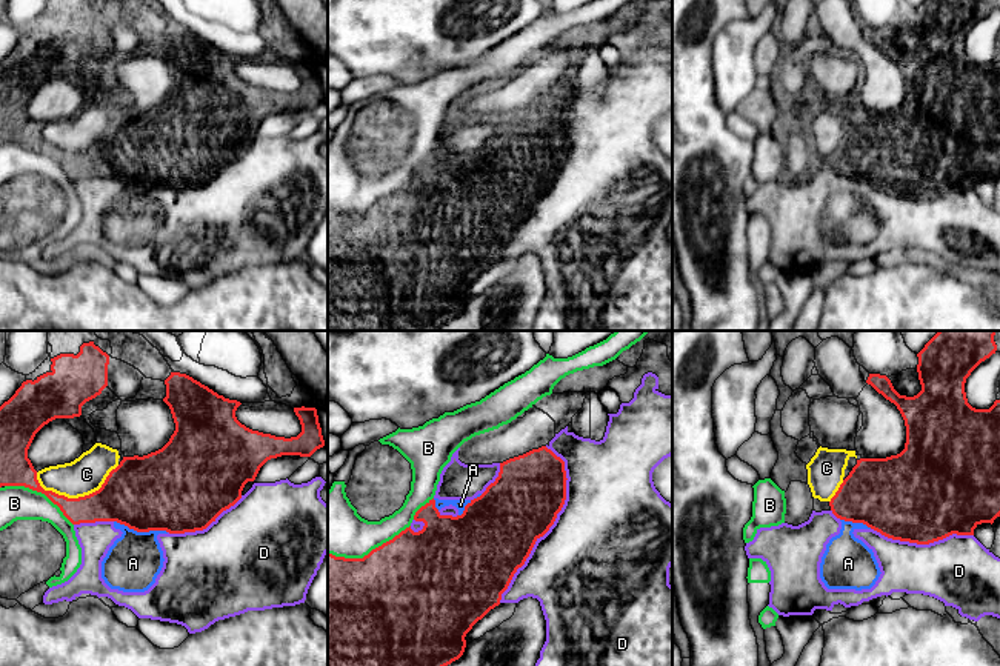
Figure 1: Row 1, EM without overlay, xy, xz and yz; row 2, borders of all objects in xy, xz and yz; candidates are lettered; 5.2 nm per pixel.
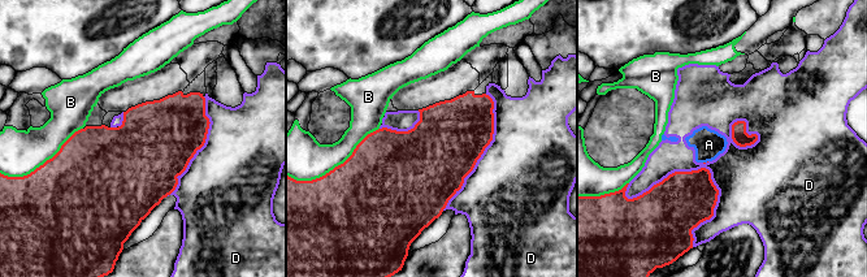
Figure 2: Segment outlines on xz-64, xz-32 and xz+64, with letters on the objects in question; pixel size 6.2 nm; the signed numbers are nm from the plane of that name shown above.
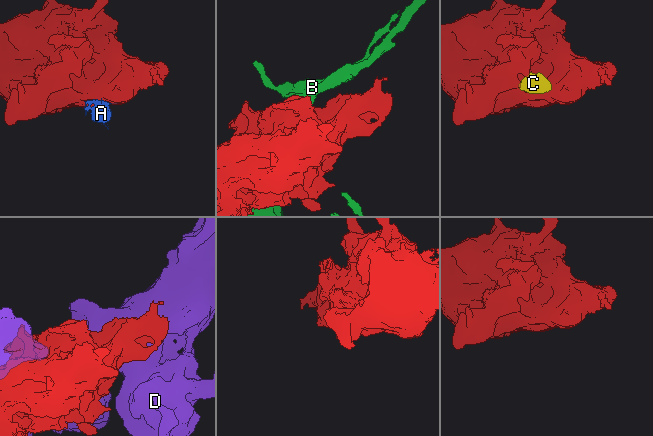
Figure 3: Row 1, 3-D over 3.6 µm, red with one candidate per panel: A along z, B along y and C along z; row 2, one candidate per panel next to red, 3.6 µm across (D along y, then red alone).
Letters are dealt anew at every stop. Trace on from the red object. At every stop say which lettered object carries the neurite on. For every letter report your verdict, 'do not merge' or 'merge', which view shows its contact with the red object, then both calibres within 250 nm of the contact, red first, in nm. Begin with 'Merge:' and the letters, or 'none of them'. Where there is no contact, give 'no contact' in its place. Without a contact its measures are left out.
Merge: none of them
A: do not merge; meets red in xy; 420 nm thick on the red side, 280 nm on the other
B: do not merge; meets red in xz; 500 nm thick on the red side, 300 nm on the other
C: do not merge; meets red in xy; 280 nm thick on the red side, 200 nm on the other
D: do not merge; meets red in xz; 380 nm thick on the red side, 500 nm on the other

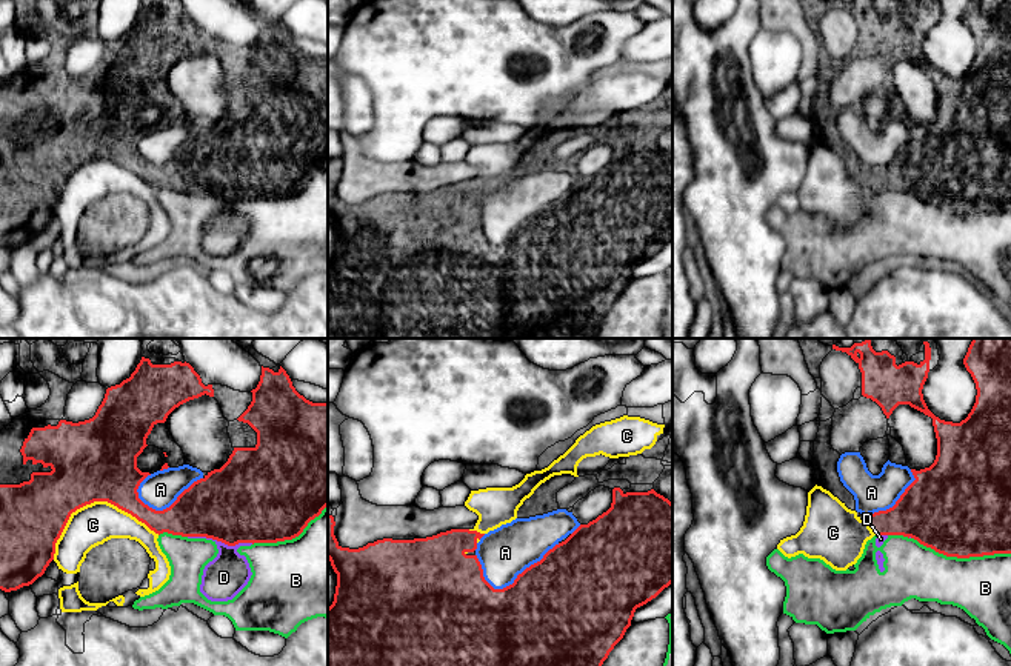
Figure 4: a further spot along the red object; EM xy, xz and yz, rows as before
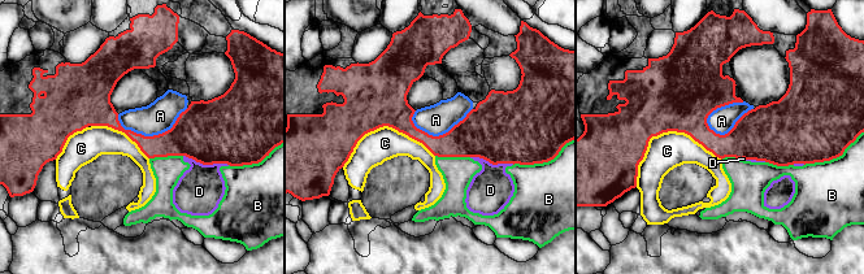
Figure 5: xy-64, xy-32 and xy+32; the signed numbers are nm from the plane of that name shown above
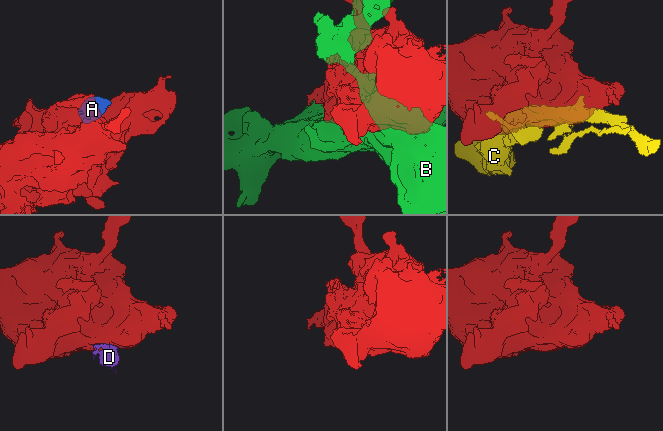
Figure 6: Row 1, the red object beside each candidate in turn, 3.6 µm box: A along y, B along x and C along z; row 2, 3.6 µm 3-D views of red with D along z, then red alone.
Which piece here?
Merge: none of them
A: do not merge; meets red in xz; 500 nm thick on the red side, 260 nm on the other
B: do not merge; meets red in yz; 500 nm thick on the red side, 300 nm on the other
C: do not merge; meets red in xy; 440 nm thick on the red side, 220 nm on the other
D: do not merge; meets red in xy; 440 nm thick on the red side, 220 nm on the other

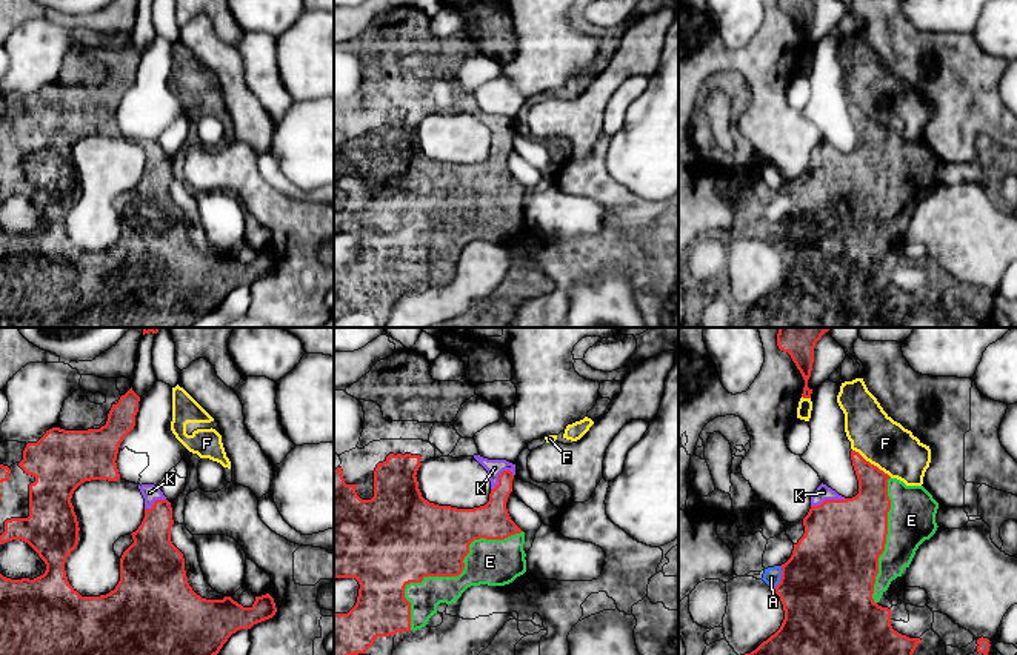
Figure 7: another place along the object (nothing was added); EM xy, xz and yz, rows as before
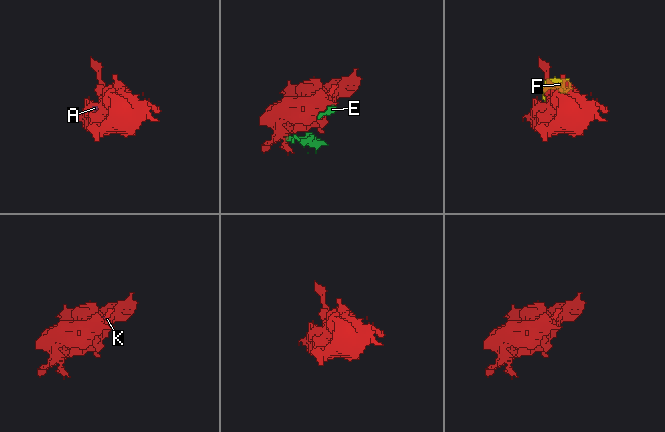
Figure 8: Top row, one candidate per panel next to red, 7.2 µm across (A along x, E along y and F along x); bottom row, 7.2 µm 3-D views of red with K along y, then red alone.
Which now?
Merge: A, K
A: merge; meets red in yz; 480 nm thick on the red side, 90 nm on the other
E: do not merge; meets red in xz; 400 nm thick on the red side, 240 nm on the other
F: do not merge; meets red in yz; 200 nm thick on the red side, 260 nm on the other
K: merge; meets red in yz; 420 nm thick on the red side, 80 nm on the other

